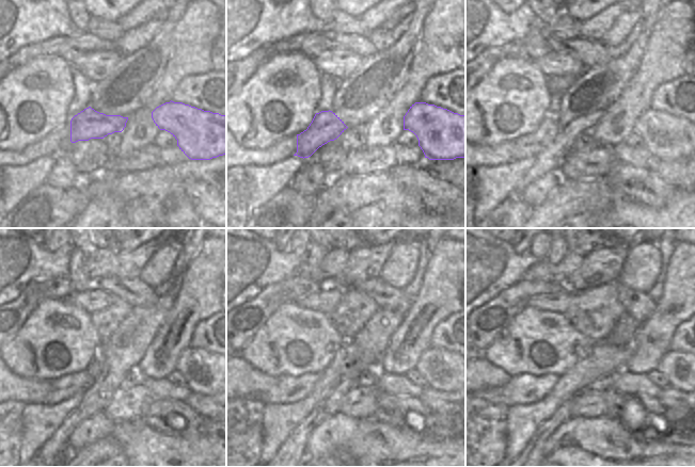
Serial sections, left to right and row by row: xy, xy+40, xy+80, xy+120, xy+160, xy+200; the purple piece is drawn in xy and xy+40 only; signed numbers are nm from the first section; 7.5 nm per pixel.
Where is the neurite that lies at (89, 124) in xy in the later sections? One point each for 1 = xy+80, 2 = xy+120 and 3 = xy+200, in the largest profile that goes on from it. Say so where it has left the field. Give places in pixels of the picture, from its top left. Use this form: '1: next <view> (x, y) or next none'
1: next xy+80 (530, 145)
2: next xy+120 (62, 388)
3: next xy+200 (523, 389)

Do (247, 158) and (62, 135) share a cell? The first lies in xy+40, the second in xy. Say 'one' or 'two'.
one

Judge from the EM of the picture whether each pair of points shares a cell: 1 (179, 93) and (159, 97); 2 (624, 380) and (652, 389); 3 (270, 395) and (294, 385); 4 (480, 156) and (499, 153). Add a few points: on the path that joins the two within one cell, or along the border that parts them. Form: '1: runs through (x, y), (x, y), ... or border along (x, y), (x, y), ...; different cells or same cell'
1: border along (187, 76), (179, 82), (170, 99); different cells
2: runs through (631, 383), (638, 383), (645, 386); same cell
3: runs through (275, 395), (288, 389); same cell
4: runs through (485, 155), (494, 155); same cell

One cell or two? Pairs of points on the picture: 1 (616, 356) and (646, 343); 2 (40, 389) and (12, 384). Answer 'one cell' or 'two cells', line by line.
1: two cells
2: one cell

